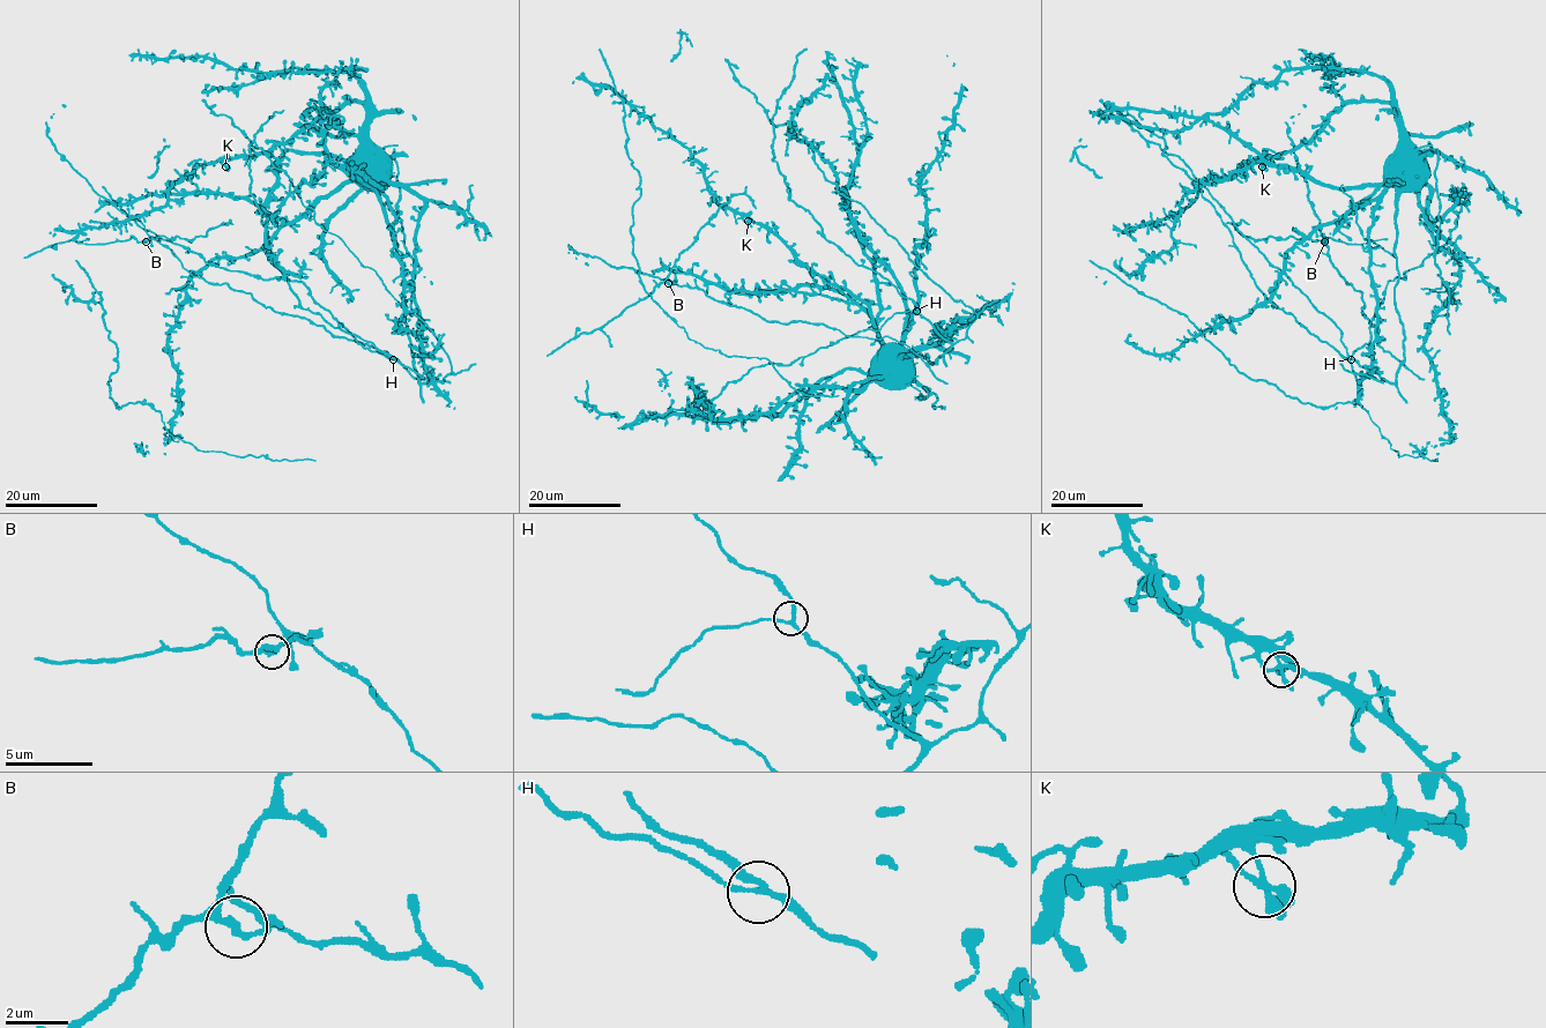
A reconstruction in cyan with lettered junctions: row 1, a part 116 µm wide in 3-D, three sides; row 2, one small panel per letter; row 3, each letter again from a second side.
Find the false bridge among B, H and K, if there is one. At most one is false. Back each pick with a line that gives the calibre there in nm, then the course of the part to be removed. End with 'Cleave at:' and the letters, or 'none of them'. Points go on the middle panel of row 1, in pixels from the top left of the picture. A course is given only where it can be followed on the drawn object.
B: 200 nm thick
Cleave at: B

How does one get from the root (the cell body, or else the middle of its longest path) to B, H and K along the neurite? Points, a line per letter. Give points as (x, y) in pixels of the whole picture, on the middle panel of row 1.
B: (889, 381), (901, 357), (935, 364), (951, 345), (915, 312), (896, 313), (881, 339), (849, 337), (668, 284)
H: (889, 381), (884, 374), (901, 357), (919, 355), (926, 358), (927, 355), (935, 364), (951, 345), (916, 311)
K: (889, 381), (889, 354), (871, 310), (807, 268), (772, 232), (747, 217), (748, 221)

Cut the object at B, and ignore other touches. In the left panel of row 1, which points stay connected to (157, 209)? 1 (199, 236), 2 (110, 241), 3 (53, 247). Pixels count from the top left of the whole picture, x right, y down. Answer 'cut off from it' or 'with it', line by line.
1: cut off from it
2: cut off from it
3: cut off from it

